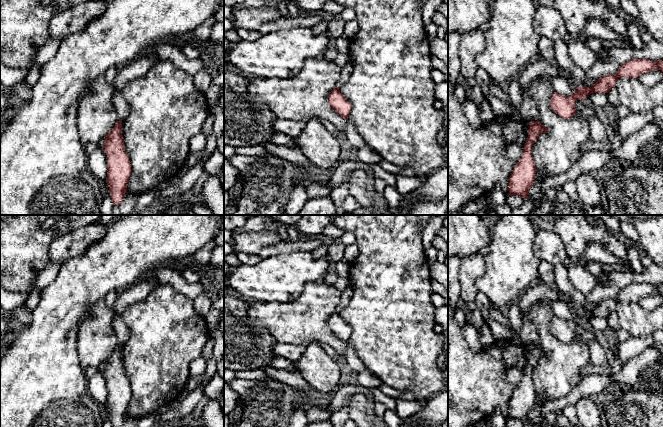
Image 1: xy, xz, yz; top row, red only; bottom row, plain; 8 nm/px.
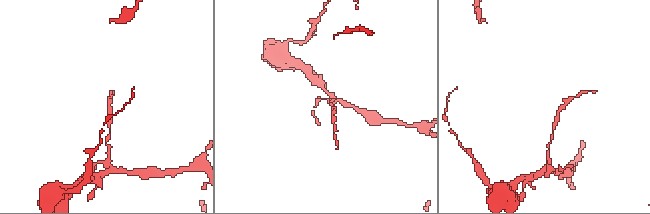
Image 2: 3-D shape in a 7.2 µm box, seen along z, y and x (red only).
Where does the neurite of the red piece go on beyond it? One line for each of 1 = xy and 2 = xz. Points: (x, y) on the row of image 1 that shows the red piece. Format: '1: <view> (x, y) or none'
1: none
2: none

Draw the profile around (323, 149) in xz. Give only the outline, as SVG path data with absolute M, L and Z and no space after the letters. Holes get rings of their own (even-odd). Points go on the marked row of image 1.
M317 117L305 124L299 136L300 150L311 163L322 169L330 169L340 160L340 142Z

